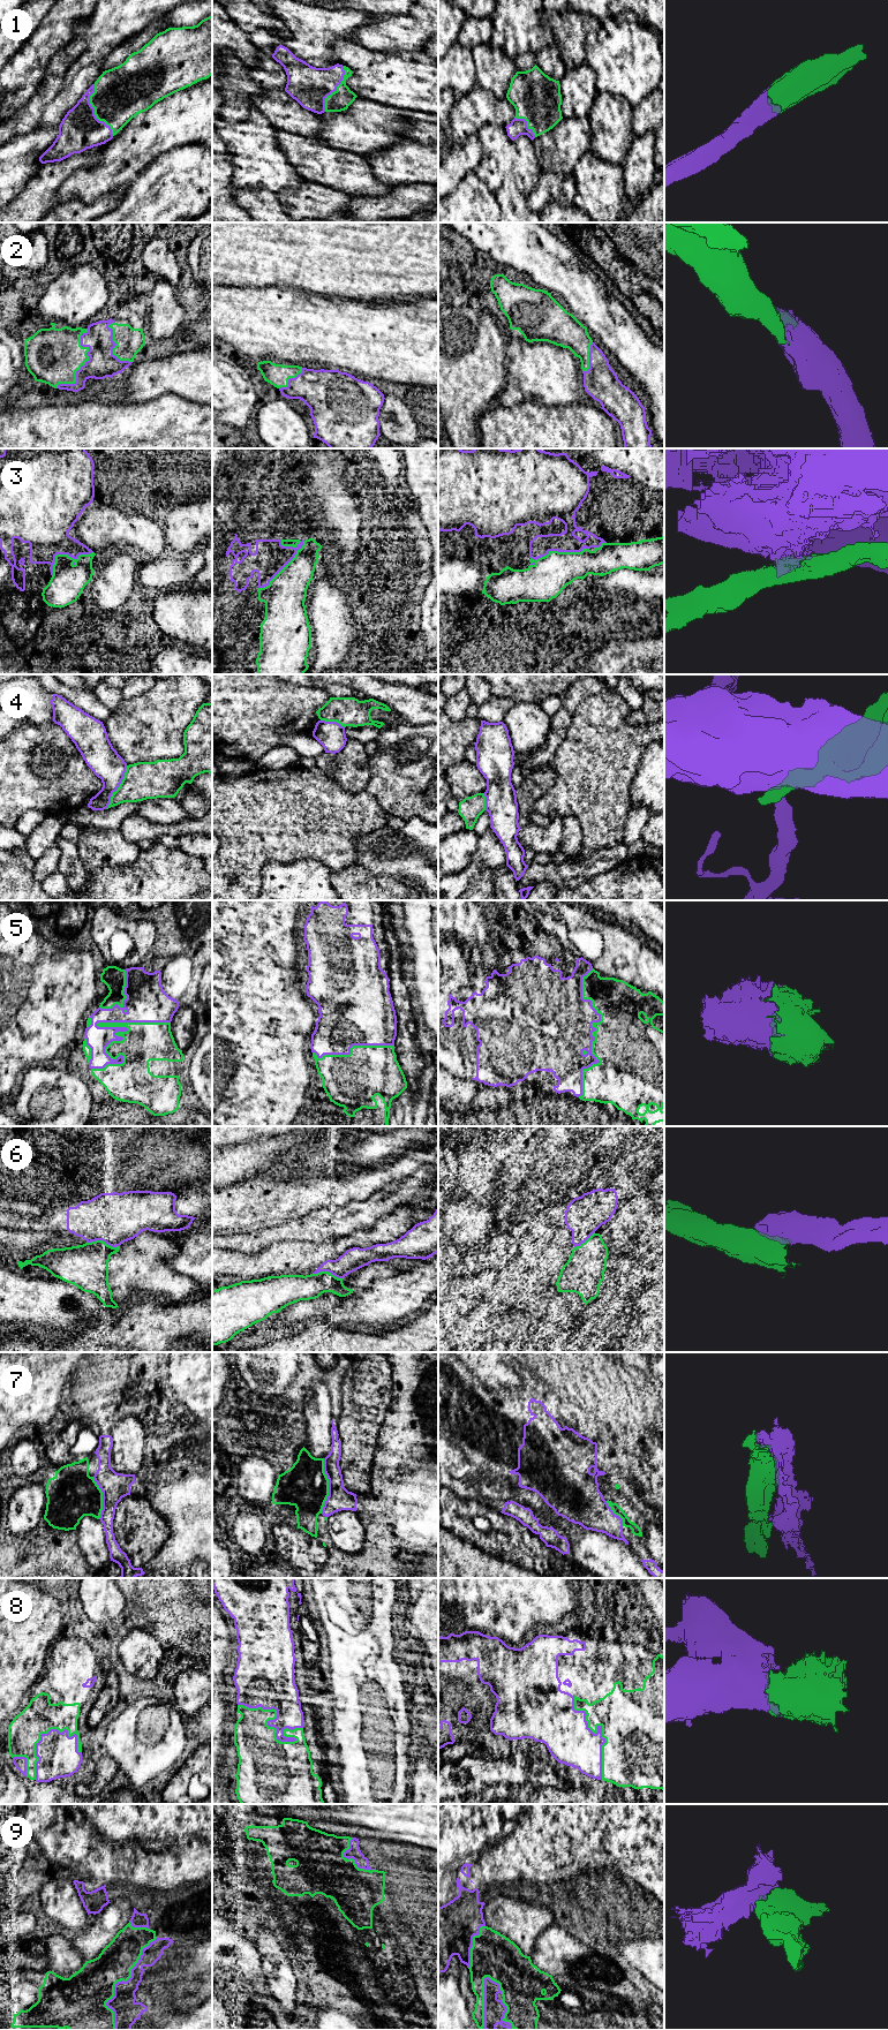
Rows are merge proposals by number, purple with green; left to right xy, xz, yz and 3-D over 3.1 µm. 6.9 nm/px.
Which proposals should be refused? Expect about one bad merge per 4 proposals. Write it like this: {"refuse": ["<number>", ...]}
{"refuse": ["3", "4", "6"]}

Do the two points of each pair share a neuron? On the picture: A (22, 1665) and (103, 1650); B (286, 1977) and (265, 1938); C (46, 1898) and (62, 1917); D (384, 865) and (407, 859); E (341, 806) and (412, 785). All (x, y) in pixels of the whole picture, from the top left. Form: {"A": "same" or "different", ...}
{"A": "same", "B": "same", "C": "same", "D": "same", "E": "different"}

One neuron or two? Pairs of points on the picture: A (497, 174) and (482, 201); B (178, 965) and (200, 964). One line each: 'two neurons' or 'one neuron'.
A: two neurons
B: two neurons

